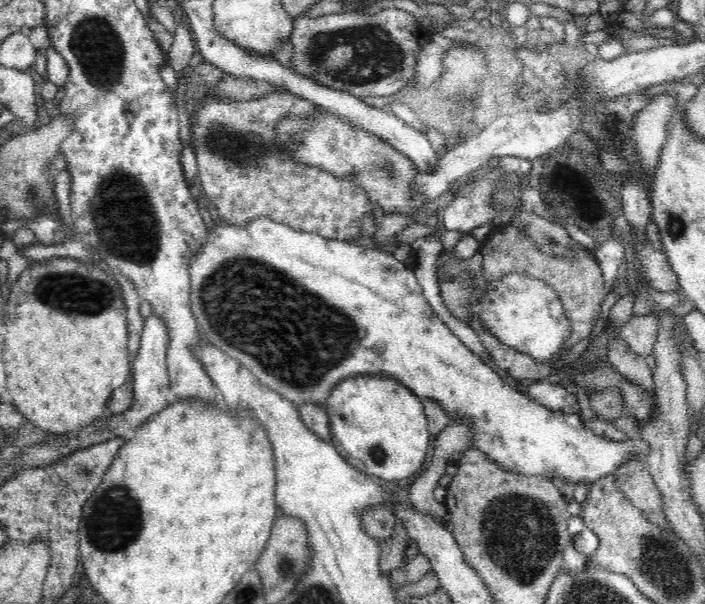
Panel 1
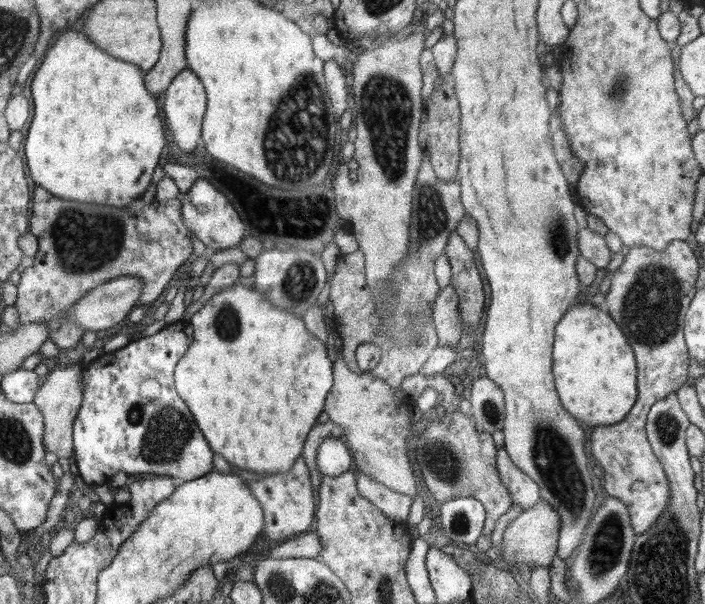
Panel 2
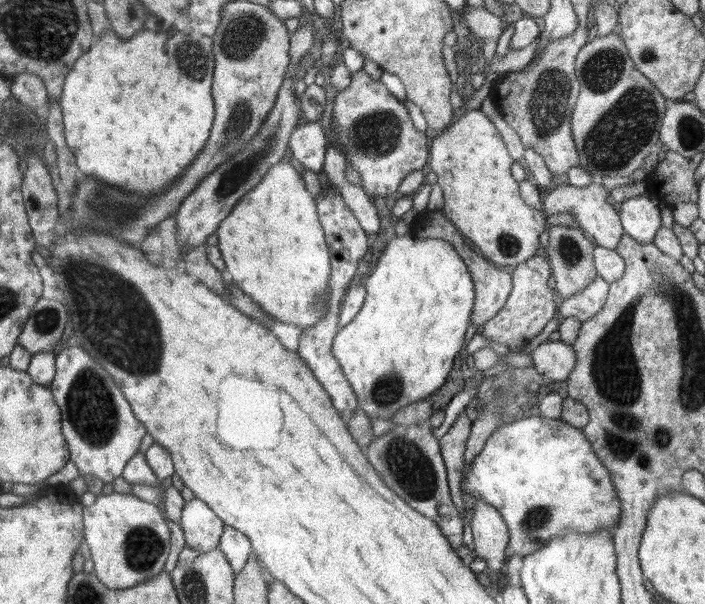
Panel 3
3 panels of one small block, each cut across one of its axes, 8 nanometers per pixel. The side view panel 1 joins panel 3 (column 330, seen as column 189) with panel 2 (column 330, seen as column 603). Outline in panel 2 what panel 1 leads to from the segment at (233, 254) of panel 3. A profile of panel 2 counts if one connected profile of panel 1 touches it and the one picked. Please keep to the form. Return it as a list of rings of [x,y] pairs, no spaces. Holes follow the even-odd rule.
[[[340,437],[324,439],[316,451],[316,466],[320,476],[338,476],[354,467],[350,449]]]

